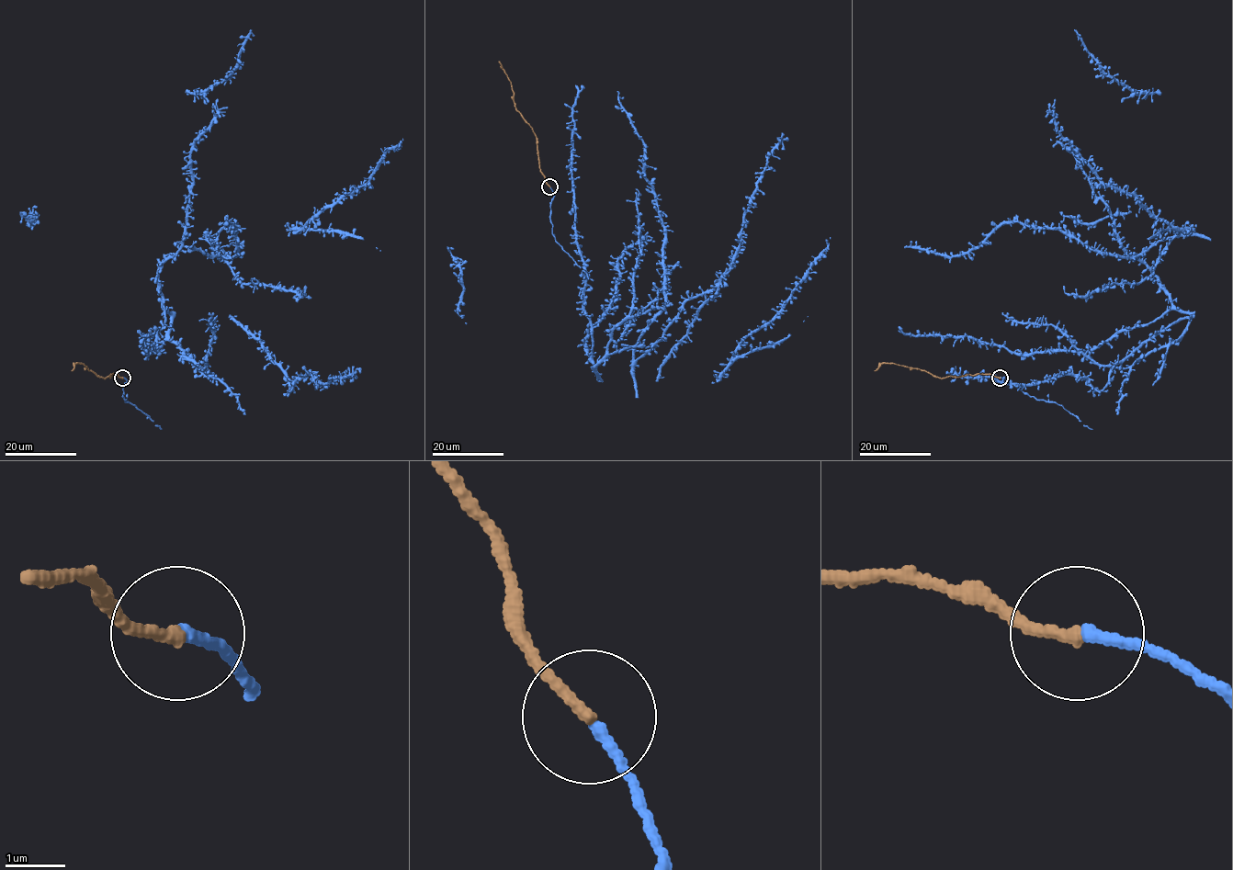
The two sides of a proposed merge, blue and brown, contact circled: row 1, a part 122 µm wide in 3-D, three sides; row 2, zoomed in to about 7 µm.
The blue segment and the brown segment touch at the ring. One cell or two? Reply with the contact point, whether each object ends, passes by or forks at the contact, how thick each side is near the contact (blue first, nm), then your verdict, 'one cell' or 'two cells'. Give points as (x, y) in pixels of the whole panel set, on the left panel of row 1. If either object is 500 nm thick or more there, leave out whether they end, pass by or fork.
at (122, 378); blue ends there; brown ends there; 190 nm thick on the blue side, 190 nm on the other; one cell

